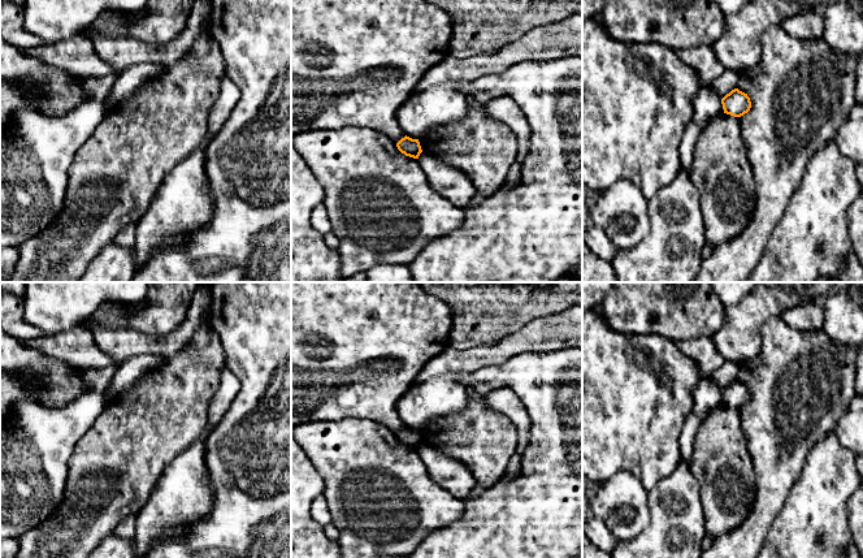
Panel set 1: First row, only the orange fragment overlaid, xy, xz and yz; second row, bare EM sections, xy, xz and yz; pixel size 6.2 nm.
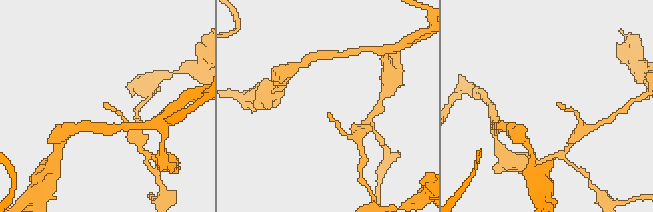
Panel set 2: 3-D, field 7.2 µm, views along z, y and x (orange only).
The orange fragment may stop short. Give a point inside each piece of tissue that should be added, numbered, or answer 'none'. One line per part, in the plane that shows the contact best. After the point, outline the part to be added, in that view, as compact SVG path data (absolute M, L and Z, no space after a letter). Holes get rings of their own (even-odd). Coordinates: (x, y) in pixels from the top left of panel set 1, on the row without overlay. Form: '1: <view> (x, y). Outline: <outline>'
none

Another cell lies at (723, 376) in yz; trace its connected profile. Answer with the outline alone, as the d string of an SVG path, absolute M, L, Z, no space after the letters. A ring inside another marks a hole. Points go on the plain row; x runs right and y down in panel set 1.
M725 362L710 377L723 390L727 385L736 380L738 373L738 364Z

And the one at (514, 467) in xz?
M516 451L508 462L503 481L513 480L519 476L521 470L521 455Z

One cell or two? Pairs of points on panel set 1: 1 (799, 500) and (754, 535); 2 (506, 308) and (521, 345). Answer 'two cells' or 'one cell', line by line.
1: two cells
2: two cells

